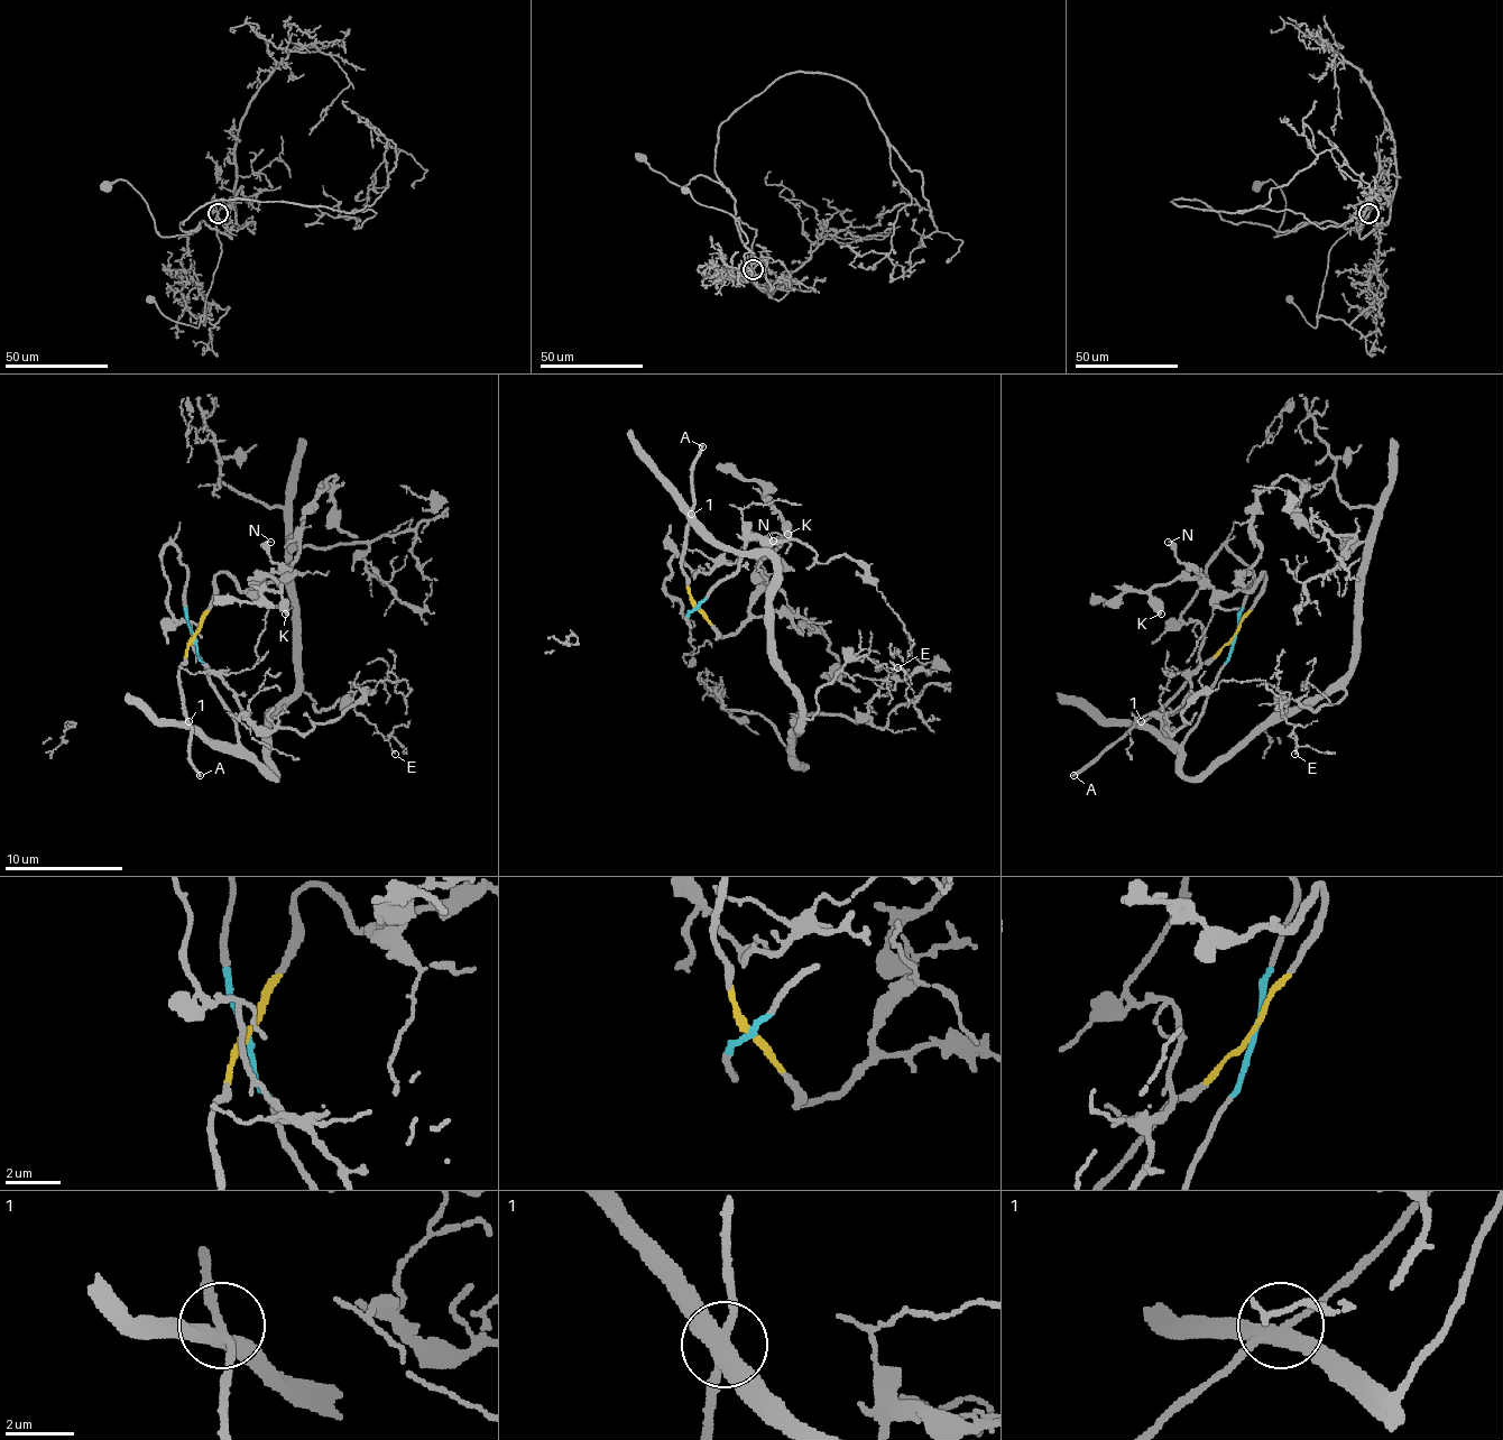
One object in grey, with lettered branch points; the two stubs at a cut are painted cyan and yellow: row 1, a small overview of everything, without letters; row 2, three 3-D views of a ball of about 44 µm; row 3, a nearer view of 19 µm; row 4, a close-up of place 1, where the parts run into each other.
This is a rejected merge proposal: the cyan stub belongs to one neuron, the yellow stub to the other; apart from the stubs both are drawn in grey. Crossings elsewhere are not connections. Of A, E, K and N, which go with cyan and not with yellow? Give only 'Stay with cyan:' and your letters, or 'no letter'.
Stay with cyan: E

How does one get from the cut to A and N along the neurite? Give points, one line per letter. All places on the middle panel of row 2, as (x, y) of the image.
A: (695, 608), (690, 579), (681, 570), (681, 550), (684, 528), (693, 511), (693, 461), (702, 446)
N: (695, 608), (719, 637), (728, 635), (743, 620), (755, 593), (782, 566), (773, 552), (773, 541)

